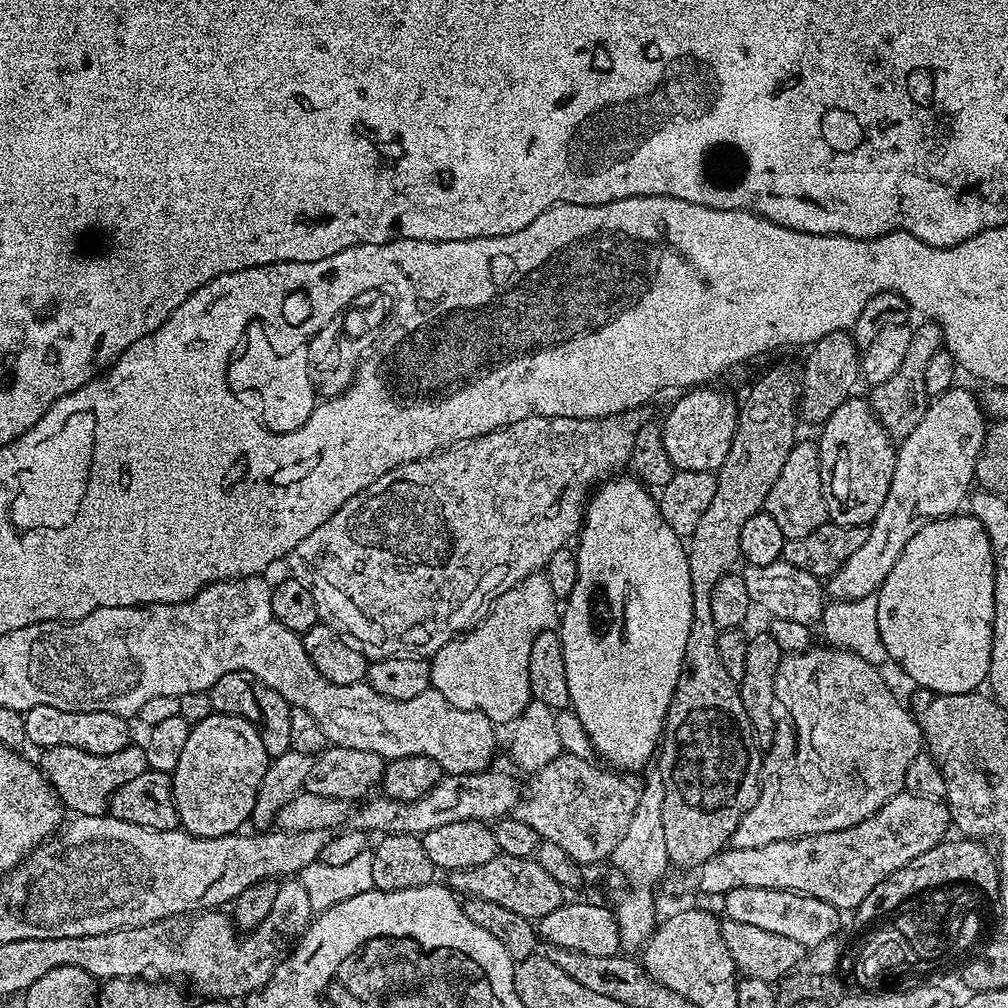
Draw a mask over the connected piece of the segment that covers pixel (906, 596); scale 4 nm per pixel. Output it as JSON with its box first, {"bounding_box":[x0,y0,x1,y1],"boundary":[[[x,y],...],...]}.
{"bounding_box":[878,514,995,694],"boundary":[[[970,514],[946,516],[930,522],[906,542],[906,550],[902,550],[898,562],[894,562],[894,570],[890,570],[886,581],[888,597],[883,597],[878,610],[878,634],[882,634],[882,642],[886,642],[889,661],[893,665],[900,664],[916,688],[928,688],[942,694],[962,694],[977,691],[987,681],[990,647],[956,649],[955,628],[956,624],[991,625],[995,573],[990,538],[982,522]]]}

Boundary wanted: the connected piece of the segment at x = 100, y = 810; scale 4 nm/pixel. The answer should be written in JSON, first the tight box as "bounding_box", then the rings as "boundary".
{"bounding_box":[38,743,149,816],"boundary":[[[129,743],[118,754],[90,754],[78,746],[50,746],[39,753],[38,767],[52,784],[61,803],[76,816],[102,816],[118,786],[126,786],[138,774],[149,771],[146,754],[139,743]]]}

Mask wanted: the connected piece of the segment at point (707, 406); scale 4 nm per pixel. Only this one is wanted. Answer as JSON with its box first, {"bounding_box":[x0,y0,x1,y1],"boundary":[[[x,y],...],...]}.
{"bounding_box":[662,386,738,472],"boundary":[[[697,386],[685,391],[684,396],[668,412],[668,417],[662,420],[666,454],[670,454],[670,462],[681,472],[686,470],[706,470],[716,472],[726,462],[726,454],[730,454],[730,442],[734,438],[736,417],[738,415],[738,400],[728,392],[719,392],[716,386]]]}

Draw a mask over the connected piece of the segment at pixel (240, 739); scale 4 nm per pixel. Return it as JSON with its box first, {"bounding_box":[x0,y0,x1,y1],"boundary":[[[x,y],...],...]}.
{"bounding_box":[171,714,270,838],"boundary":[[[214,714],[210,718],[206,718],[202,722],[191,725],[186,738],[186,746],[182,750],[182,755],[178,761],[178,766],[171,772],[172,777],[172,793],[174,794],[174,806],[178,810],[178,818],[180,819],[180,828],[183,831],[189,832],[191,836],[198,838],[222,838],[230,836],[241,831],[240,828],[245,823],[246,825],[252,819],[252,811],[254,810],[254,802],[258,798],[258,786],[262,786],[262,774],[266,774],[270,763],[270,757],[266,746],[262,746],[262,738],[258,734],[258,730],[250,722],[246,722],[237,716],[226,716],[223,714]]]}

